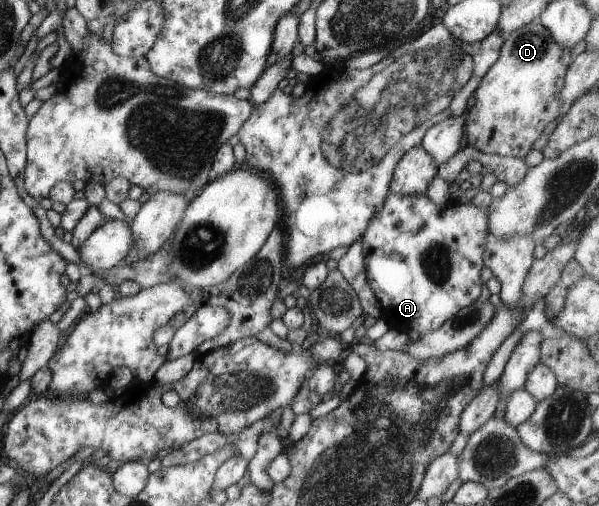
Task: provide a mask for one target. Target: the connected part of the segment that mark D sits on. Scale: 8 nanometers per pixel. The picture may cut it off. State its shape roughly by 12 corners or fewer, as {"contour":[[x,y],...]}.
{"contour":[[539,21],[504,37],[464,143],[523,159],[572,60]]}

